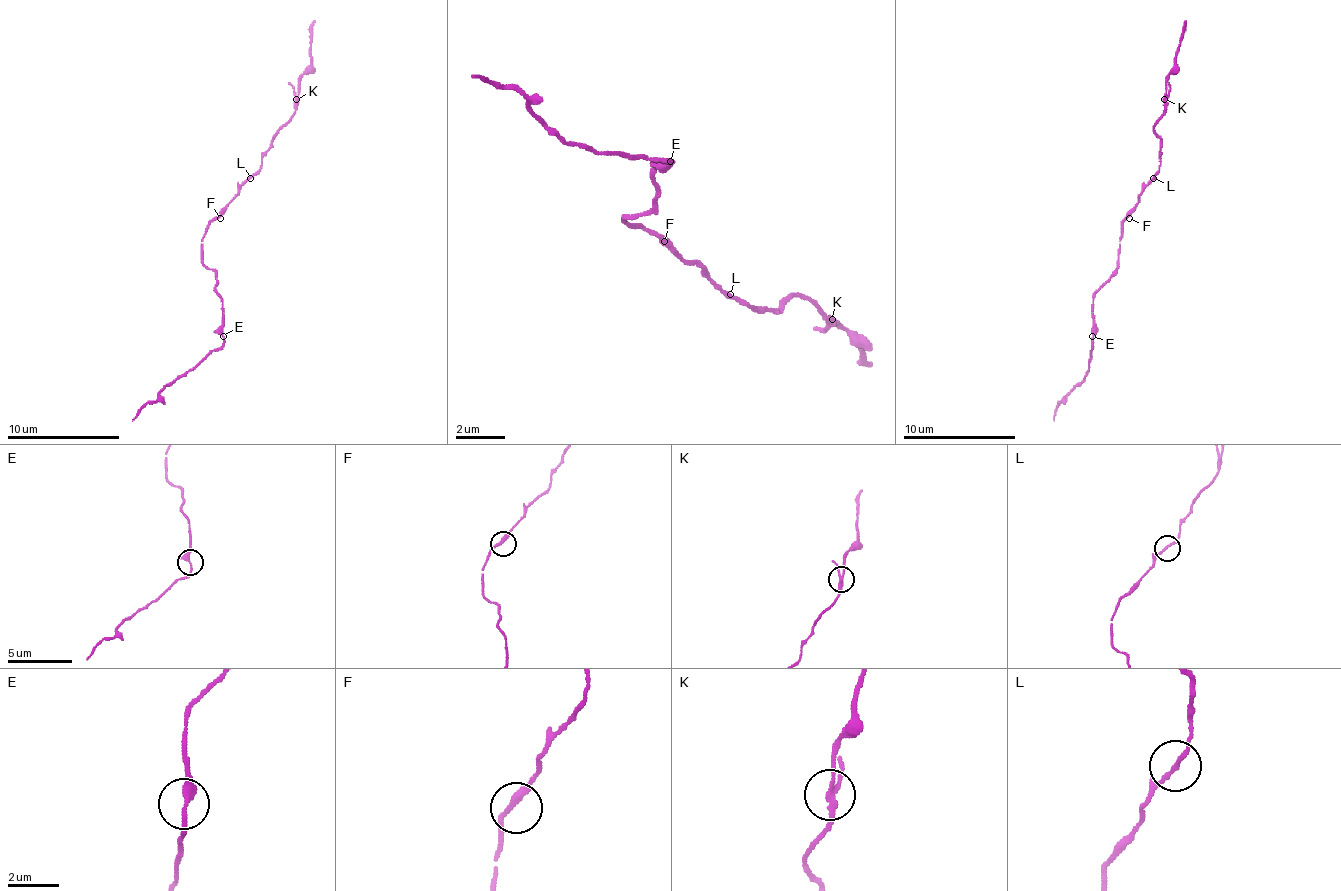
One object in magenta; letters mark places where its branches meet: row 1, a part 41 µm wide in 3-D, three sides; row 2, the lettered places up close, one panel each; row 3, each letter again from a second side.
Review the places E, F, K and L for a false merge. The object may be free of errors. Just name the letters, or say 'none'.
K

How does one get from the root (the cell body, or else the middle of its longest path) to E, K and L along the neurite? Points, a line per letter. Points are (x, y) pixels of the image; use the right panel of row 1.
E: (1120, 226), (1117, 268), (1092, 299), (1092, 336)
K: (1120, 226), (1137, 204), (1143, 187), (1160, 167), (1160, 139), (1154, 131), (1154, 122), (1165, 108), (1165, 100)
L: (1120, 226), (1137, 204), (1143, 190), (1154, 178)

